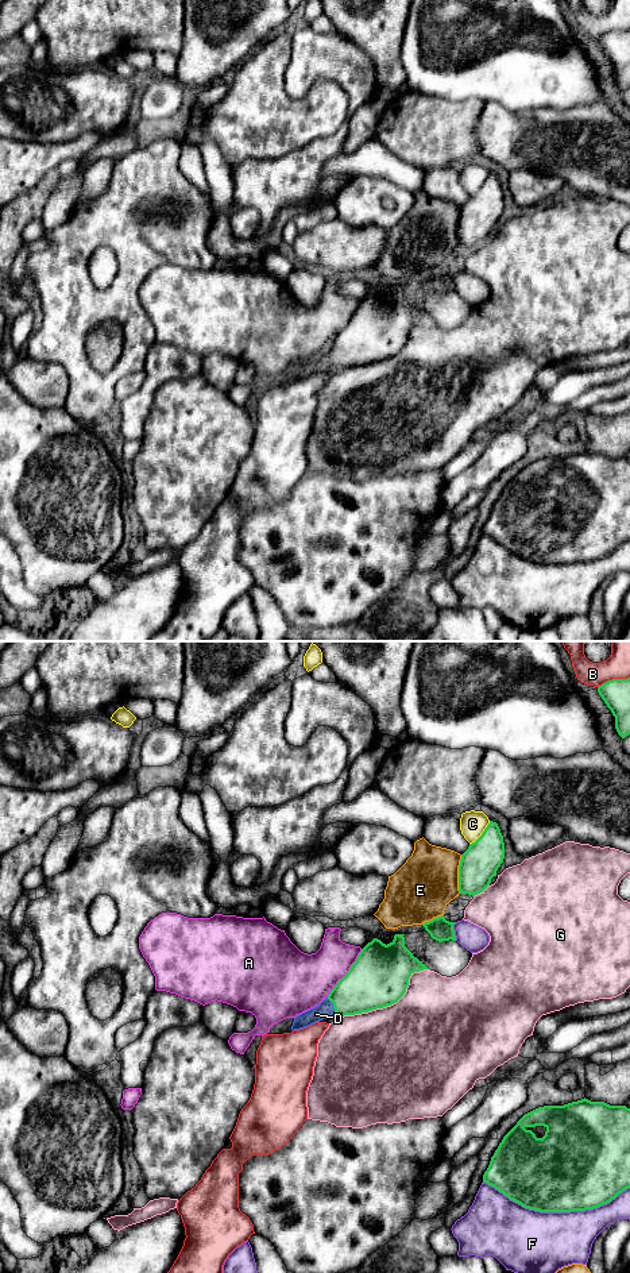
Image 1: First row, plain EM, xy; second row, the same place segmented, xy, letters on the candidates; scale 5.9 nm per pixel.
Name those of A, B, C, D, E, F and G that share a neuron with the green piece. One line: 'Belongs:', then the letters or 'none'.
Belongs: D

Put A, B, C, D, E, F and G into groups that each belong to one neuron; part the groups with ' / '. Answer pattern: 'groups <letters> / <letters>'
groups A / B / C / D / E / F / G

